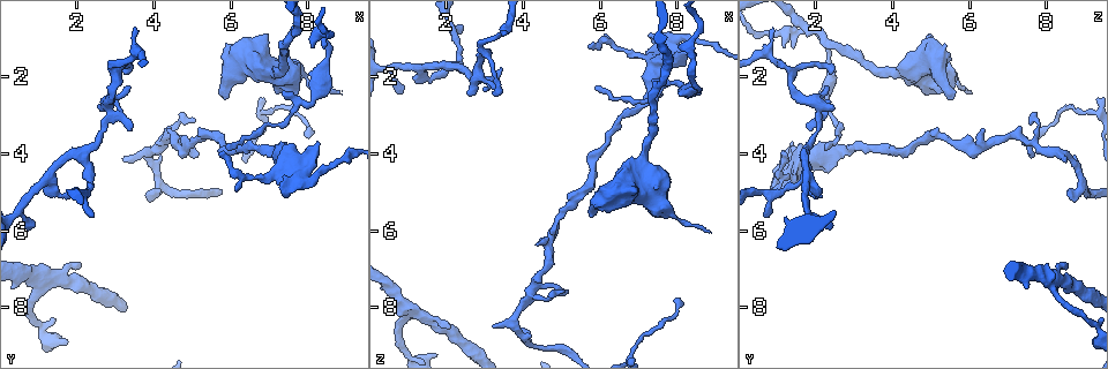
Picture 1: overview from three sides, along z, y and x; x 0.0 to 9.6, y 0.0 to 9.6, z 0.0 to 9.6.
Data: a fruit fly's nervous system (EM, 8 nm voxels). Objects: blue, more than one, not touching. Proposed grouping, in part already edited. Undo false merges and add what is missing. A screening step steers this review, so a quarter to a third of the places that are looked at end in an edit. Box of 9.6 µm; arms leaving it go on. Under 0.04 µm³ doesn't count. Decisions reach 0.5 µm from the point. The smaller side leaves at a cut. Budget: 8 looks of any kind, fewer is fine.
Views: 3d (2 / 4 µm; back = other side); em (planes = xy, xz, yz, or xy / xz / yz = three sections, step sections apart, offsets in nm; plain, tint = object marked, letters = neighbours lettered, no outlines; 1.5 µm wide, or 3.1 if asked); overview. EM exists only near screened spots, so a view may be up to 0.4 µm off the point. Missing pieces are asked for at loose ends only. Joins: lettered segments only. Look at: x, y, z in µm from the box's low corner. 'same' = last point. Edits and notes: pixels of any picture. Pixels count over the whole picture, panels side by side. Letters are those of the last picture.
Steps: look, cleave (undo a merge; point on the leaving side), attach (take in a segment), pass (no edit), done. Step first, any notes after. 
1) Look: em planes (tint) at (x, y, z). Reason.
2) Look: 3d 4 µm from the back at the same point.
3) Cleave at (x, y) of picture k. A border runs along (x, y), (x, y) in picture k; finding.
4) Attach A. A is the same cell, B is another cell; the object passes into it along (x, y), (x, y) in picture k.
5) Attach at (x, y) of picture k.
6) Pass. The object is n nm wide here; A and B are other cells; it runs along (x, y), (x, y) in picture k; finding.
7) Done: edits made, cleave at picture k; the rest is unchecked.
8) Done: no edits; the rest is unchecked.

Look: em planes (letters) at (3.80, 5.00, 8.55). An open end.

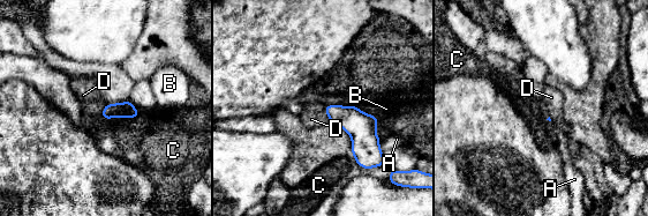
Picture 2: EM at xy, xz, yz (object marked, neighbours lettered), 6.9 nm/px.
Pass. A, B, C and D are other cells; a border runs along (323, 110), (330, 121) in picture 2; no lettered segment goes on from it.

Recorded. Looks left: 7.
Look: em planes (plain) at (7.35, 2.45, 2.05). An open end.

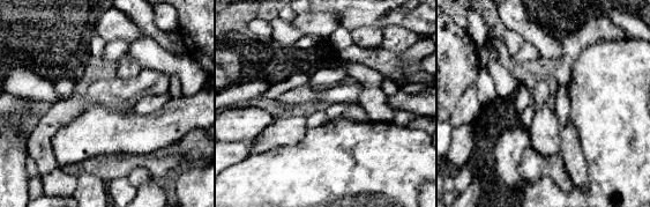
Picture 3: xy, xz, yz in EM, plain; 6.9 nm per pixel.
Look: em planes (letters) at the same point.

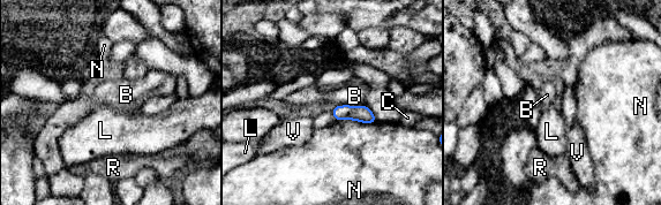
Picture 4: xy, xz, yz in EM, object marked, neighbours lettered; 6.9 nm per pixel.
Pass. B, C, L, N, R and V are other cells; a border runs along (365, 104), (336, 105), (333, 107) in picture 4; no lettered segment goes on from it.

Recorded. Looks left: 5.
Look: em xy step 4 (tint) at (3.30, 2.30, 2.25). Free end.

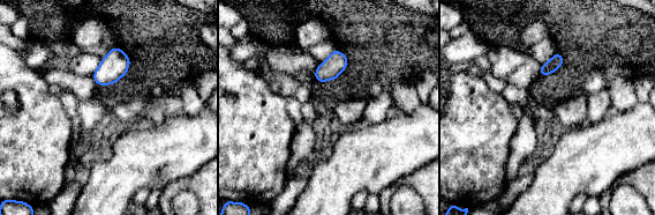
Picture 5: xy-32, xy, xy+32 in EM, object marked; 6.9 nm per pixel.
Look: em yz step 8 (letters) at the same point.

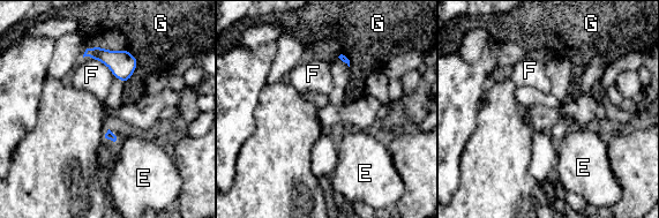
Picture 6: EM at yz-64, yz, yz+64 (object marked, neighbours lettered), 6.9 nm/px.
Pass. E, F and G are other cells; a border runs along (135, 69), (125, 82) in picture 6; none of them fits.

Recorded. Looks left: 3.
Done: no edits; the rest is unchecked.

